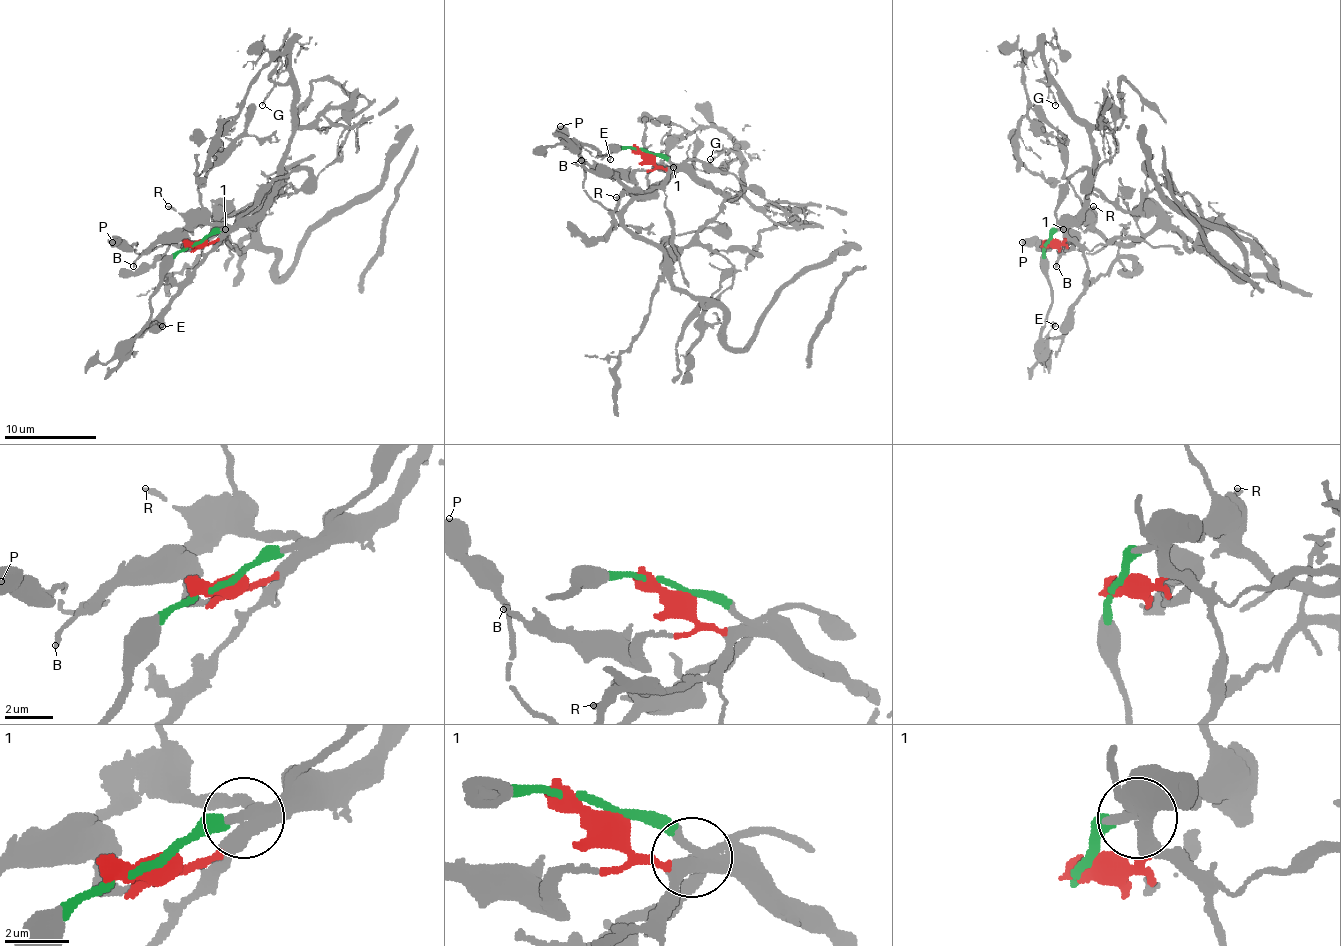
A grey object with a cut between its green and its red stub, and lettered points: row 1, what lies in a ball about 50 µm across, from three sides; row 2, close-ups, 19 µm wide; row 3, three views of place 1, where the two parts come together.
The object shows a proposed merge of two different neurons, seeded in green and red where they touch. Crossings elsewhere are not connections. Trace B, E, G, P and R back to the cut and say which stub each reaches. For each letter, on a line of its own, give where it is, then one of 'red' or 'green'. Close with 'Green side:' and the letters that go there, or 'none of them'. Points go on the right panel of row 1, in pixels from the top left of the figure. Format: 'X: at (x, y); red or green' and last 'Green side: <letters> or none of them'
B: at (1056, 266); red
E: at (1055, 326); green
G: at (1055, 105); red
P: at (1022, 242); green
R: at (1093, 206); green
Green side: E, P, R

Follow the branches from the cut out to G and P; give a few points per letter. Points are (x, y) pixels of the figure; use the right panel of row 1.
G: (1049, 243), (1063, 241), (1083, 207), (1092, 163), (1088, 131), (1072, 115), (1069, 101), (1046, 85), (1056, 105)
P: (1046, 243), (1065, 227), (1088, 223), (1106, 241), (1090, 253), (1079, 250), (1072, 243), (1035, 246), (1021, 241)

